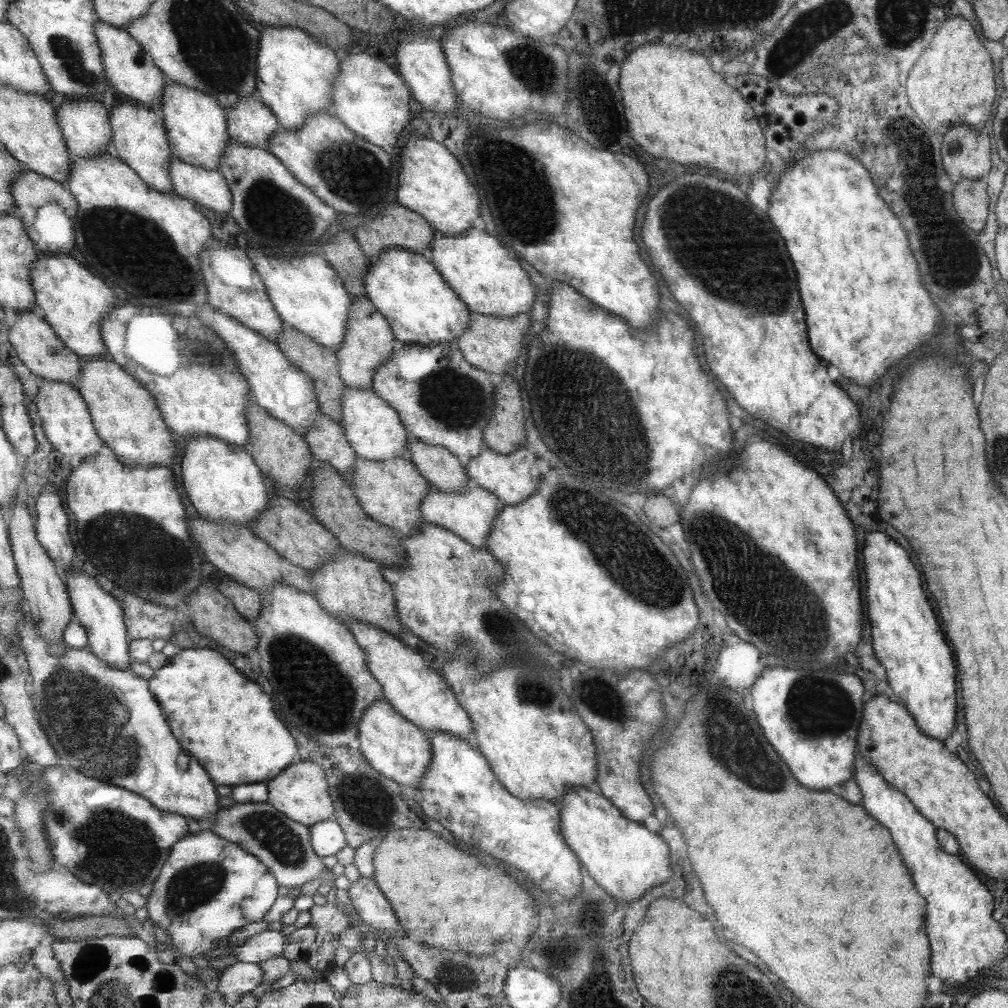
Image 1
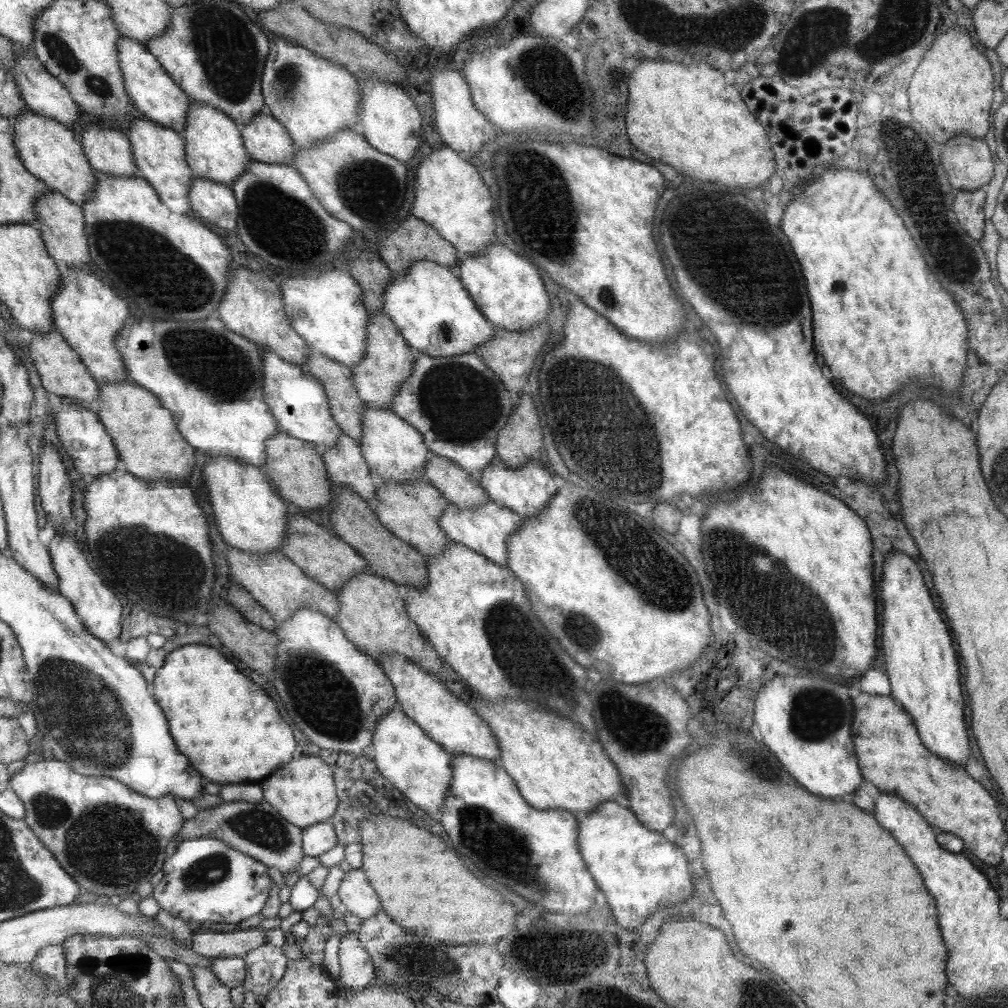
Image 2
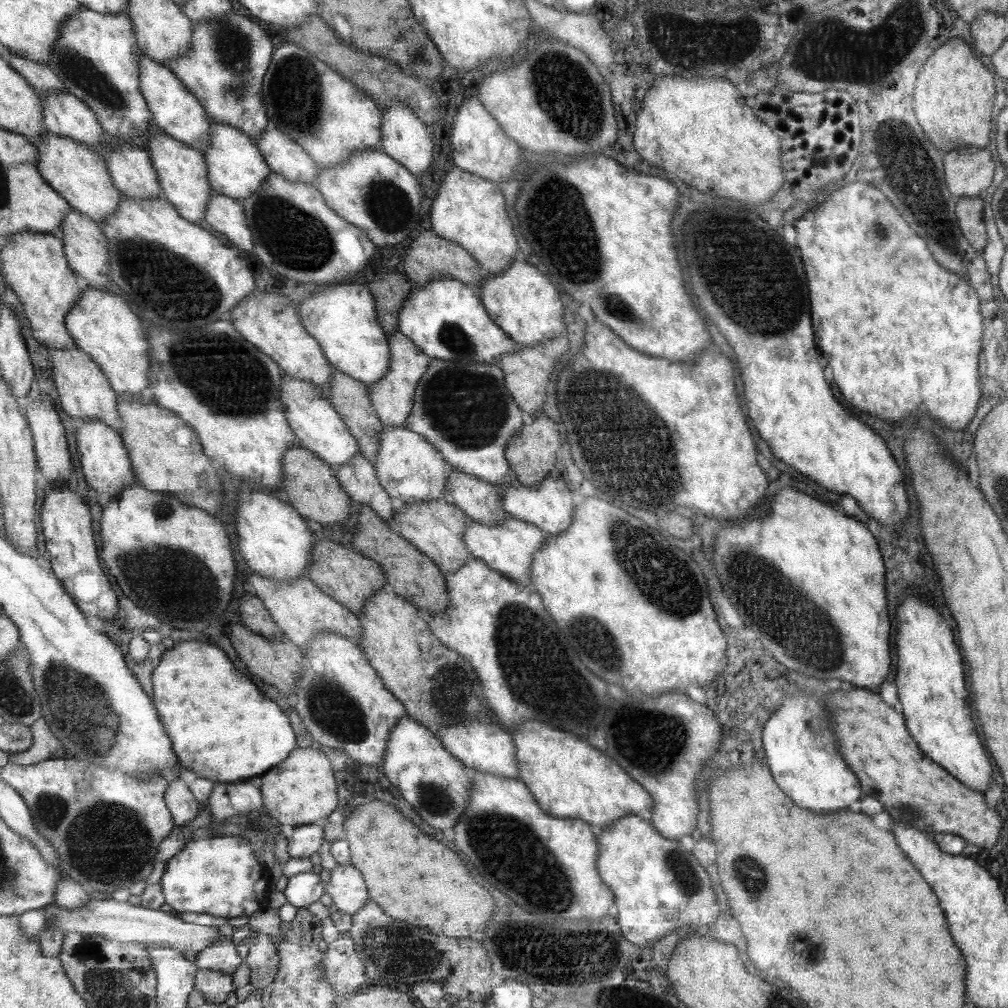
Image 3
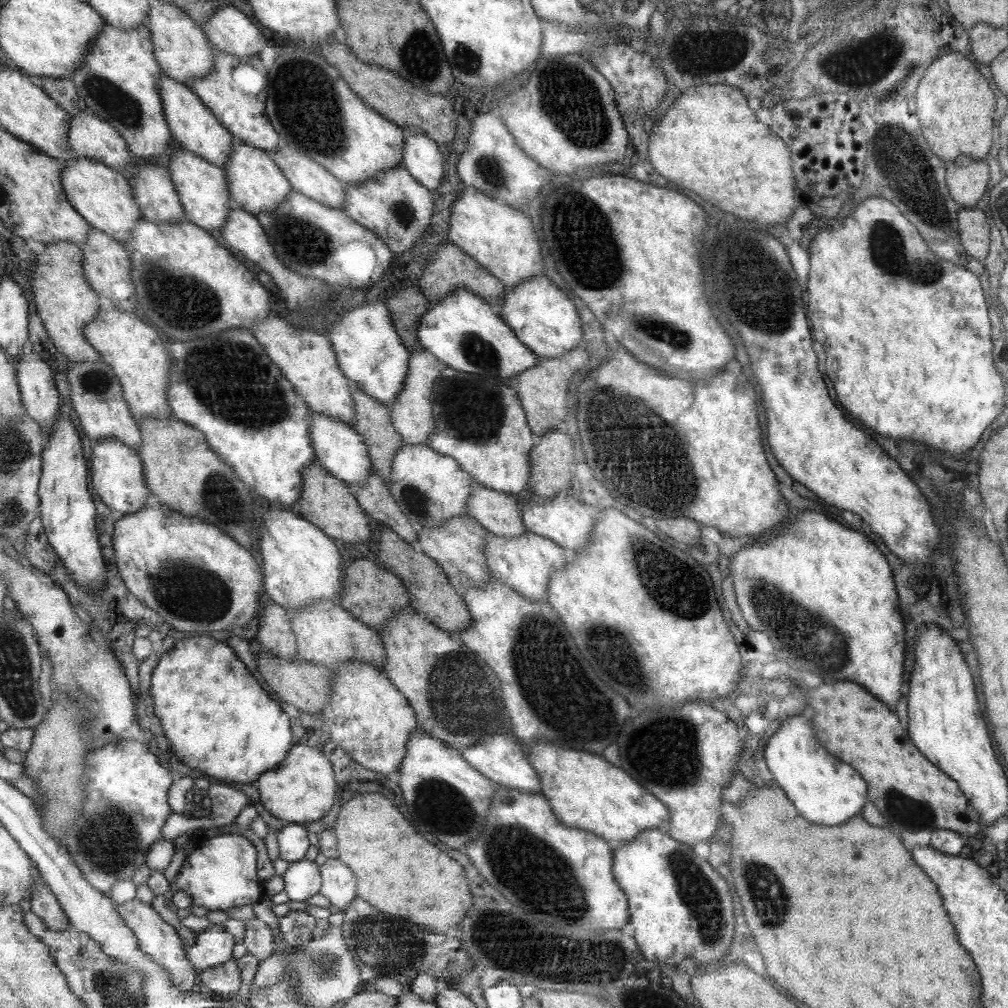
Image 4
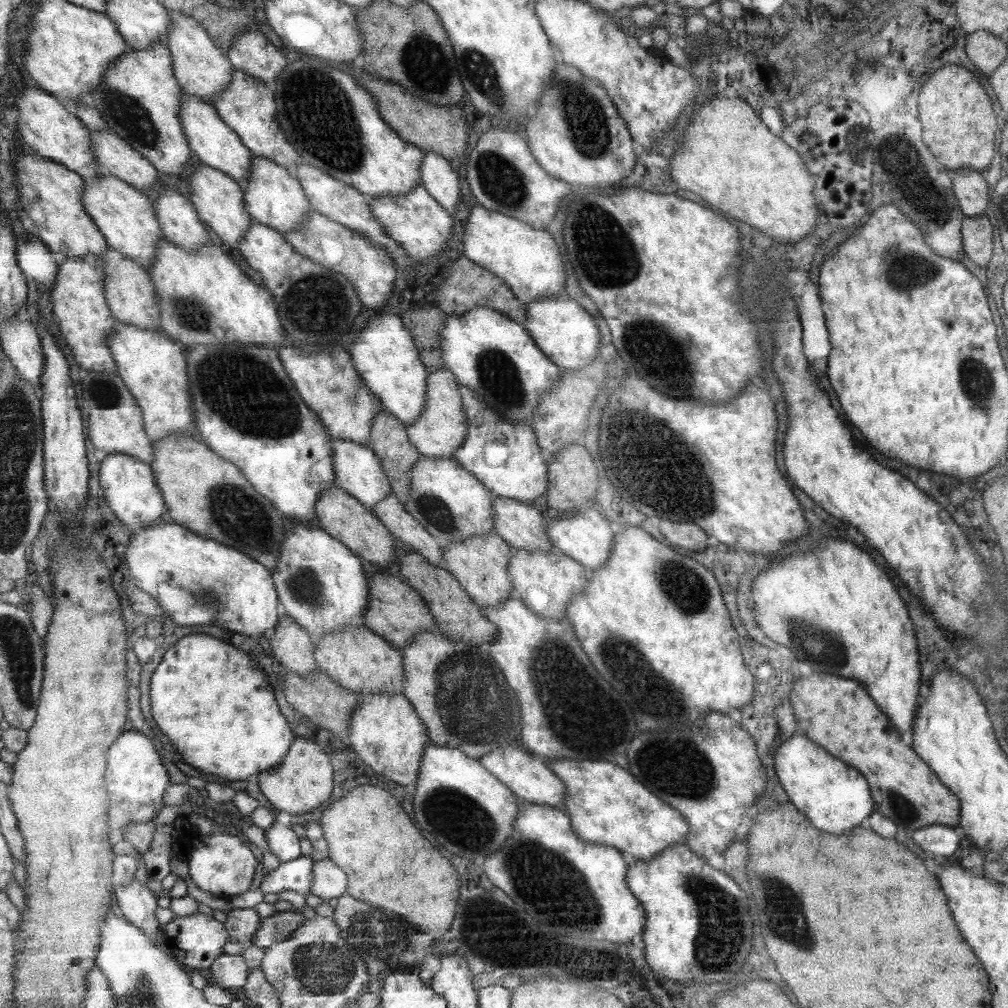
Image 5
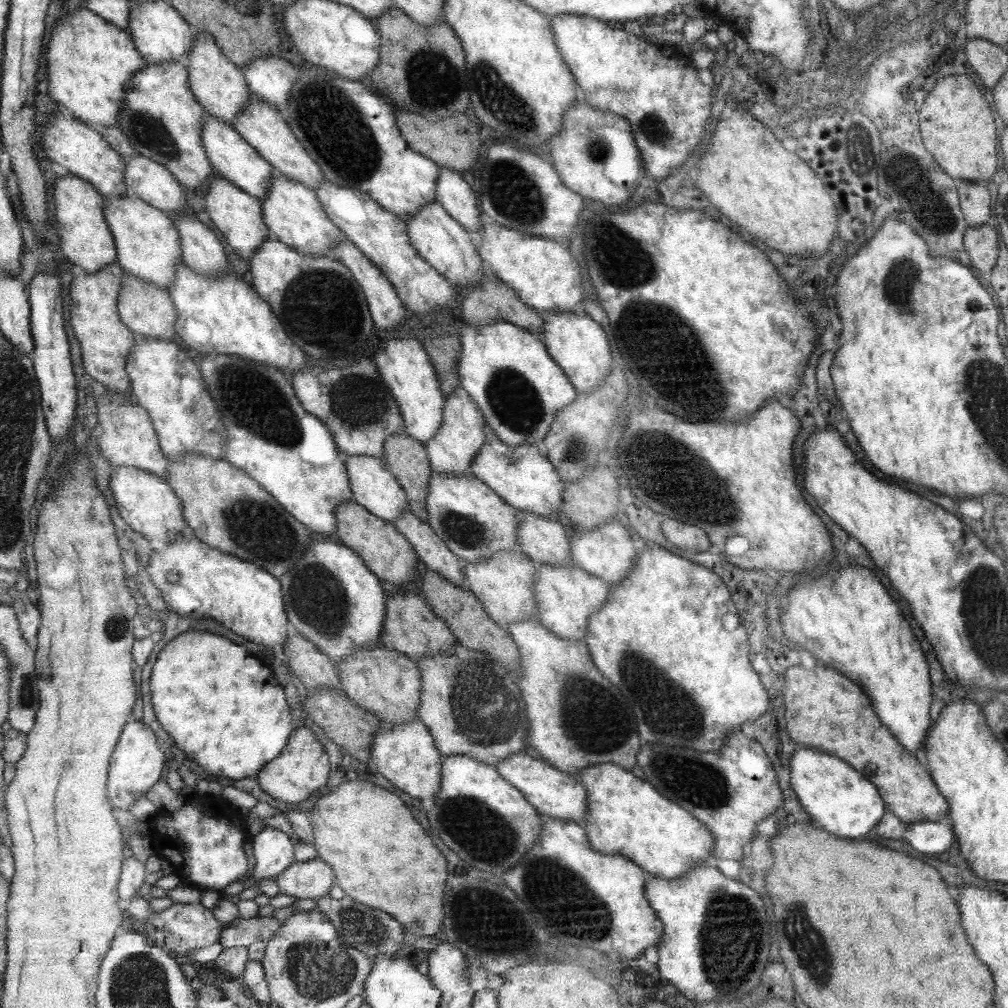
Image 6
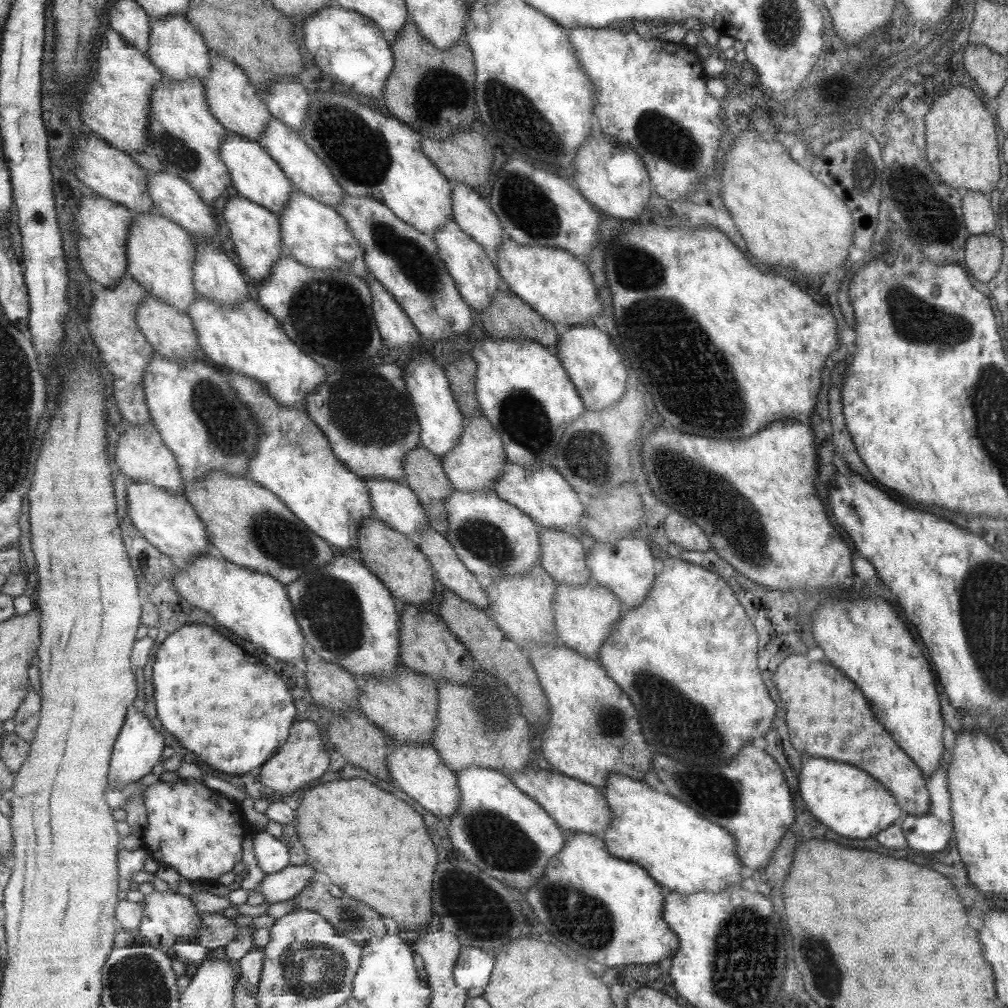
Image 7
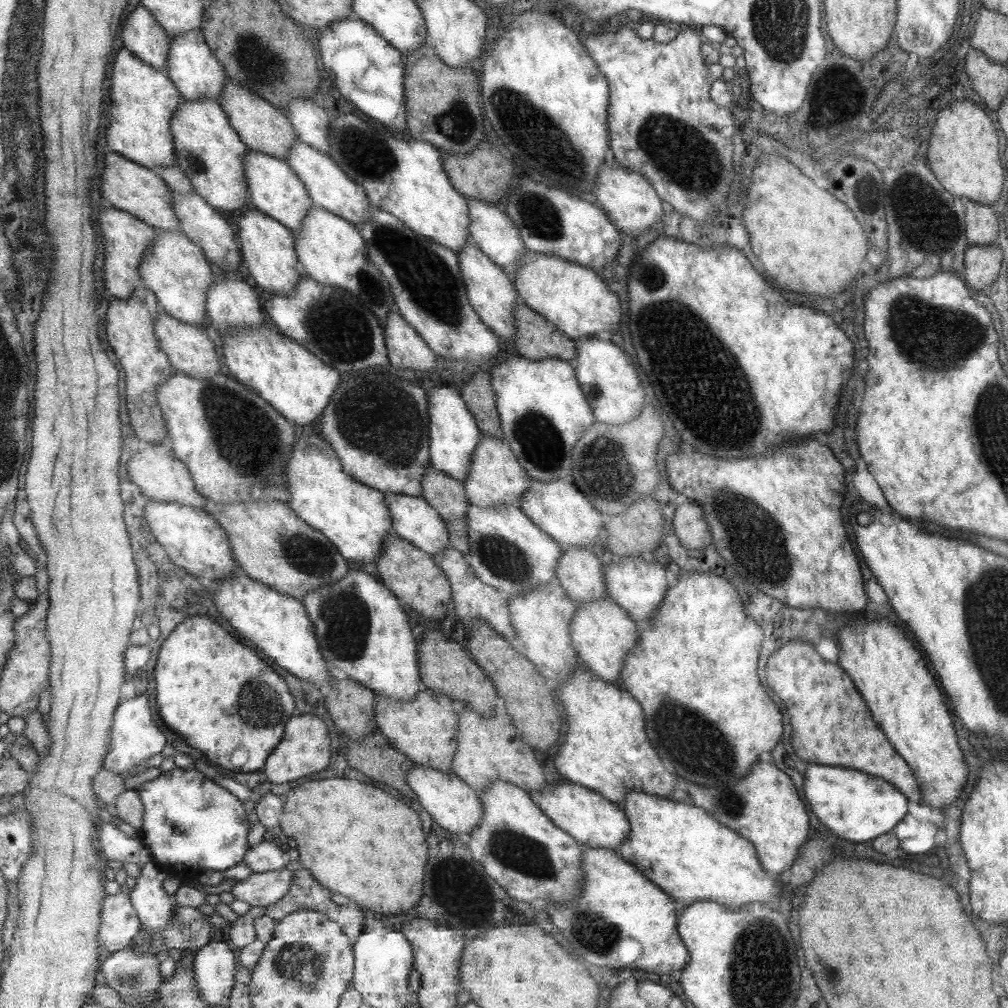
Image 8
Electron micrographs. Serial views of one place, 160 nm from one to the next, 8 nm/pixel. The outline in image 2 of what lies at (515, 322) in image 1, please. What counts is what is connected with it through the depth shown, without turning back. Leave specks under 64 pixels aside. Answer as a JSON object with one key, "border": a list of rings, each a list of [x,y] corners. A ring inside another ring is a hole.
{"border":[[[541,322],[533,328],[521,332],[494,327],[496,328],[494,338],[478,348],[479,354],[483,357],[485,364],[489,365],[489,368],[497,374],[497,377],[505,382],[504,386],[510,392],[521,394],[521,390],[527,382],[527,376],[531,374],[531,368],[535,364],[535,358],[543,352],[545,344],[549,342],[549,326],[545,322]]]}

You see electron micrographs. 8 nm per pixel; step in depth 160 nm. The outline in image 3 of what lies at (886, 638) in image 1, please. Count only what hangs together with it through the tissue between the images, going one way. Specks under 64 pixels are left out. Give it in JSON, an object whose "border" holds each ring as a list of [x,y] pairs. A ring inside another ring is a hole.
{"border":[[[901,598],[897,608],[897,632],[895,632],[895,654],[897,654],[897,673],[895,675],[895,684],[897,687],[897,696],[903,708],[899,712],[905,712],[905,724],[909,724],[908,732],[912,735],[912,739],[917,742],[921,751],[925,752],[925,756],[929,756],[929,760],[937,760],[937,764],[941,764],[941,768],[949,768],[949,772],[953,772],[953,776],[957,776],[957,780],[965,780],[965,784],[969,784],[969,788],[977,788],[977,792],[985,792],[987,784],[991,782],[991,764],[987,758],[987,752],[983,750],[983,744],[975,732],[975,724],[971,722],[971,710],[967,708],[967,688],[965,688],[965,674],[963,674],[963,664],[961,664],[961,654],[957,650],[957,644],[951,636],[951,630],[947,628],[947,624],[943,622],[943,618],[929,606],[921,604],[917,598]]]}

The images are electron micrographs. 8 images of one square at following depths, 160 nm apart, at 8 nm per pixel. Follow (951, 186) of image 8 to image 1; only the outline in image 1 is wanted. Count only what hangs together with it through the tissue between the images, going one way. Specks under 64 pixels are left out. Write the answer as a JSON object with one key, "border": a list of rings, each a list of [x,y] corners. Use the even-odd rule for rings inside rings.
{"border":[[[955,16],[937,28],[933,44],[929,44],[925,56],[917,60],[917,68],[909,72],[909,104],[913,104],[913,112],[917,112],[929,128],[942,135],[957,124],[965,124],[969,118],[977,120],[973,128],[982,131],[995,100],[993,78],[995,74],[987,50],[979,44],[971,24]],[[971,112],[975,116],[971,116]]]}

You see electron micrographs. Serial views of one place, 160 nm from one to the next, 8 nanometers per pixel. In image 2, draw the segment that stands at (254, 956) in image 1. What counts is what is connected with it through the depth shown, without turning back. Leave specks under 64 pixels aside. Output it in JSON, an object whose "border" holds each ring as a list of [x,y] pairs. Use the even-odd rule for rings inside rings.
{"border":[[[202,927],[192,936],[192,949],[200,955],[209,958],[243,957],[250,950],[267,944],[265,931],[260,928],[216,933],[204,930]]]}

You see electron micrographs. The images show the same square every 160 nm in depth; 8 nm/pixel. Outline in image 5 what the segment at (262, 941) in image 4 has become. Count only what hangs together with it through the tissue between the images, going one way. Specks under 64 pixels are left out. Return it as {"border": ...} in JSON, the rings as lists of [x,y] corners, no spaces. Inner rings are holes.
{"border":[[[254,908],[235,909],[226,914],[224,926],[227,928],[230,941],[243,943],[247,948],[251,947],[254,932],[261,926],[262,918]]]}

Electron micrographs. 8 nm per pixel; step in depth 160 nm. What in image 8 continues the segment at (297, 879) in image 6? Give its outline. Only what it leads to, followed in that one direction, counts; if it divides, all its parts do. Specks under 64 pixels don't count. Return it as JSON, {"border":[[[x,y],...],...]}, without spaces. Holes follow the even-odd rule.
{"border":[[[287,868],[267,873],[255,873],[247,880],[239,881],[231,888],[237,900],[251,907],[267,907],[279,902],[293,884],[293,873]]]}

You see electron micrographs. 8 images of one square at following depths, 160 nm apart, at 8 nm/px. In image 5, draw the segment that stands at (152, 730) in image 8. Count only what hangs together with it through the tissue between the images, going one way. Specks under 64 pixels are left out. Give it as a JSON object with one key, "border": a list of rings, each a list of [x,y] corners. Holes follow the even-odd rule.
{"border":[[[131,726],[124,734],[109,750],[106,772],[110,794],[110,830],[118,828],[122,836],[129,823],[153,823],[158,812],[165,806],[163,792],[171,784],[171,776],[163,766],[161,754],[155,752],[153,742]]]}

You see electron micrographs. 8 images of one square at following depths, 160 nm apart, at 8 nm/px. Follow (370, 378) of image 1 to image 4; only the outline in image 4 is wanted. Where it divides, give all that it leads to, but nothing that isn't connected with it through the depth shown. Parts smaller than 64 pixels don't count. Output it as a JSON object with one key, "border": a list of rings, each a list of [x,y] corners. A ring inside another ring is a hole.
{"border":[[[424,347],[411,350],[411,354],[405,389],[395,400],[395,405],[389,406],[389,408],[392,412],[393,424],[406,444],[429,444],[431,435],[437,431],[437,419],[434,411],[435,402],[432,401],[432,396],[435,395],[433,387],[441,379],[443,370],[447,366]]]}

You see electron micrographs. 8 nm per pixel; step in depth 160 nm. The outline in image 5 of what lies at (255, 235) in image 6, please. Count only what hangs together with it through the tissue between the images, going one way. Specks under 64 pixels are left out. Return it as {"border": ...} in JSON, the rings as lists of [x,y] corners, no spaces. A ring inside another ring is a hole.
{"border":[[[203,163],[190,175],[189,188],[189,198],[217,242],[223,242],[227,248],[239,248],[241,240],[247,236],[255,221],[252,214],[246,210],[244,186],[227,173]]]}

